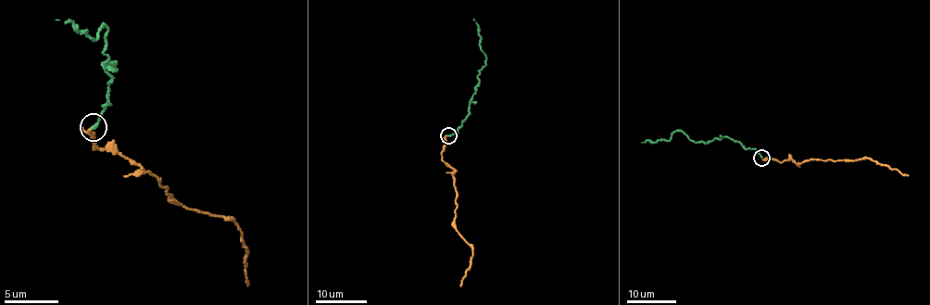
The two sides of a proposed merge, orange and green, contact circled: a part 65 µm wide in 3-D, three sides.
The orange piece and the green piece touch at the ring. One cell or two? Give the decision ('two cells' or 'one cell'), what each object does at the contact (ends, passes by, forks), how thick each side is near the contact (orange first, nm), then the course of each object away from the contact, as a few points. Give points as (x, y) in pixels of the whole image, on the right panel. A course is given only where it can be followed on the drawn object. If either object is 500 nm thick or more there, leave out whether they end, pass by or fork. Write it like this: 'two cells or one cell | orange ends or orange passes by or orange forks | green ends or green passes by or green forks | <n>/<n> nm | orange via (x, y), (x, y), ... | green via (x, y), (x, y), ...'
one cell | orange passes by | green ends | 140/240 nm | orange via (761, 158), (775, 158), (781, 162), (790, 158), (800, 163), (813, 159), (834, 161), (866, 158), (909, 174) | green via (761, 158), (734, 139), (723, 136), (705, 144), (690, 141), (681, 131), (674, 132), (669, 141), (642, 143)

